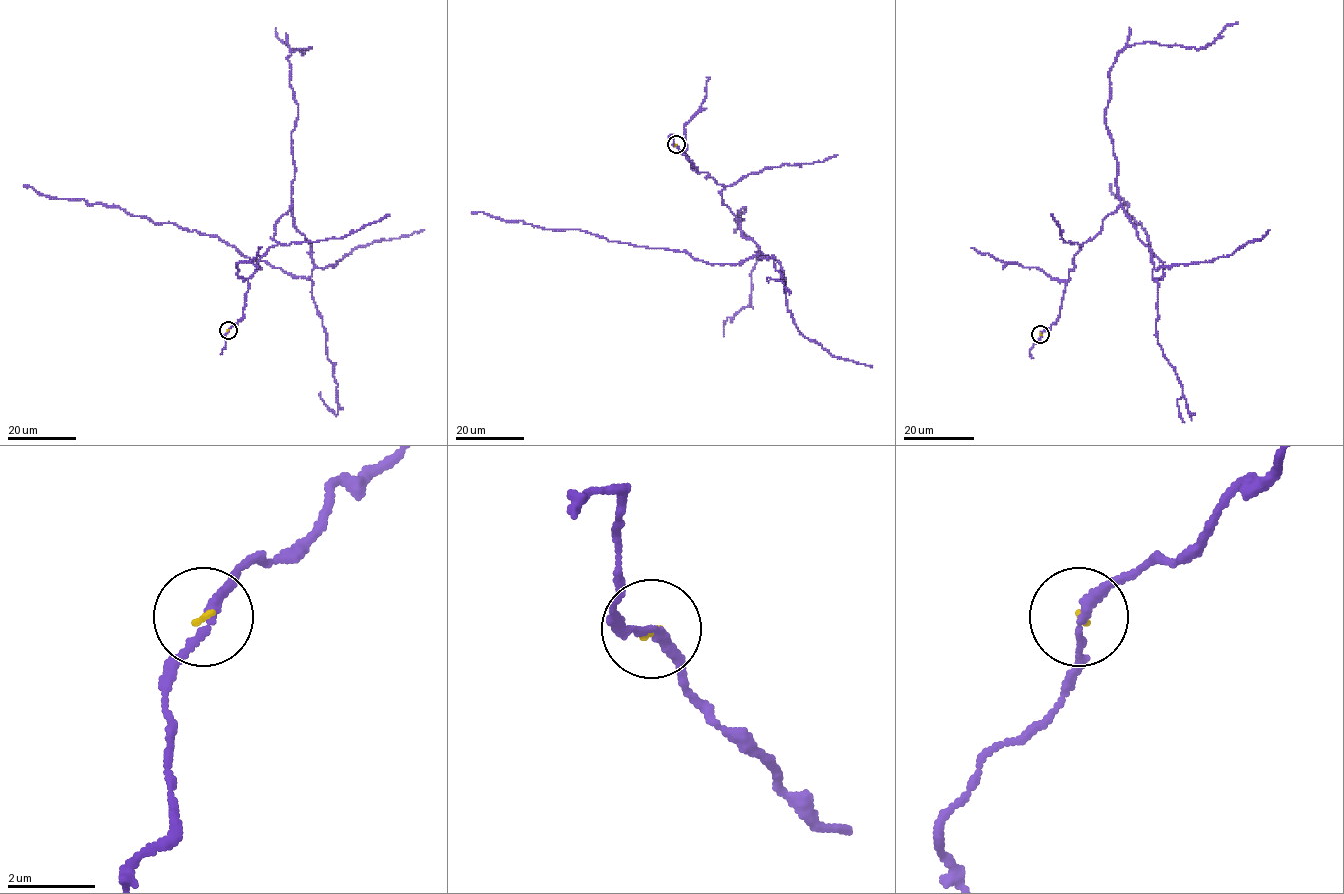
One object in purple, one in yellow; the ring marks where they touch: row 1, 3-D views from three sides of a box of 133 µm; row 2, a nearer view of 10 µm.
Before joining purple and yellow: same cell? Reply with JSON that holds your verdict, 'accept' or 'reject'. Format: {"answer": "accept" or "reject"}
{"answer": "reject"}

